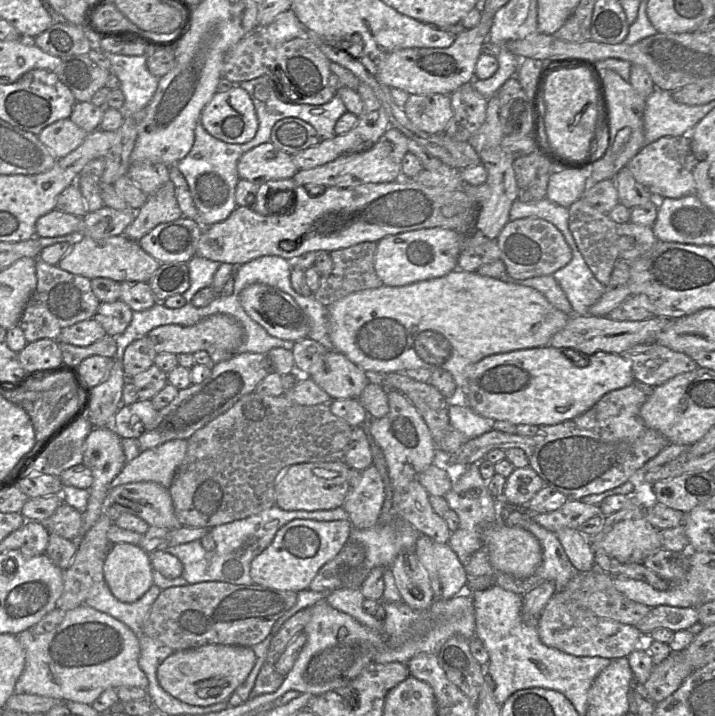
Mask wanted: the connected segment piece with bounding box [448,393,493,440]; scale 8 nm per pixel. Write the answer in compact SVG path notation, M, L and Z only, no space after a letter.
M455 393L453 398L448 399L448 415L451 427L463 433L468 440L481 436L482 434L493 430L492 421L485 417L480 416L474 412L469 406L465 405L465 397Z

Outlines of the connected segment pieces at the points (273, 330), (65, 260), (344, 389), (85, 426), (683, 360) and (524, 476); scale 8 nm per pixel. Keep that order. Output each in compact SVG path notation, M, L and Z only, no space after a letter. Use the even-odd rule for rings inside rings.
M254 283L243 289L239 298L246 313L271 336L292 342L308 336L310 319L289 294L272 286Z
M122 234L103 241L95 241L85 235L77 236L72 249L60 260L57 266L71 274L81 275L89 280L109 278L119 283L148 283L160 265L155 258L140 247L138 241Z
M328 350L324 356L324 368L310 378L325 390L332 400L358 398L370 383L365 371L343 353Z
M86 412L49 442L37 460L27 468L27 475L59 477L65 470L83 462L84 443L93 429Z
M655 342L635 345L624 355L631 363L634 379L652 387L661 385L678 374L698 369L697 363L686 353L674 351Z
M530 467L515 468L507 477L504 500L513 507L523 507L546 486L543 479Z

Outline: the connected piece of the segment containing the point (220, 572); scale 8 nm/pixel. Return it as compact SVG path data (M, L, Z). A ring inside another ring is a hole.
M275 504L258 514L209 529L216 543L213 551L205 550L200 540L163 548L181 561L183 573L180 577L168 579L154 570L153 582L161 590L172 586L195 584L204 581L222 581L236 585L250 585L254 583L250 575L252 560L269 546L277 531L293 519L312 519L317 521L349 520L349 515L342 506L331 510L288 511ZM271 521L273 521L273 526L266 529L266 524ZM248 536L255 536L256 541L253 544L248 544Z

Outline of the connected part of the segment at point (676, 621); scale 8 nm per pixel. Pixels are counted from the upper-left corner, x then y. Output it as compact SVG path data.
M660 605L651 608L649 613L635 627L644 635L650 635L657 628L668 628L677 632L687 630L696 623L698 623L697 608Z

